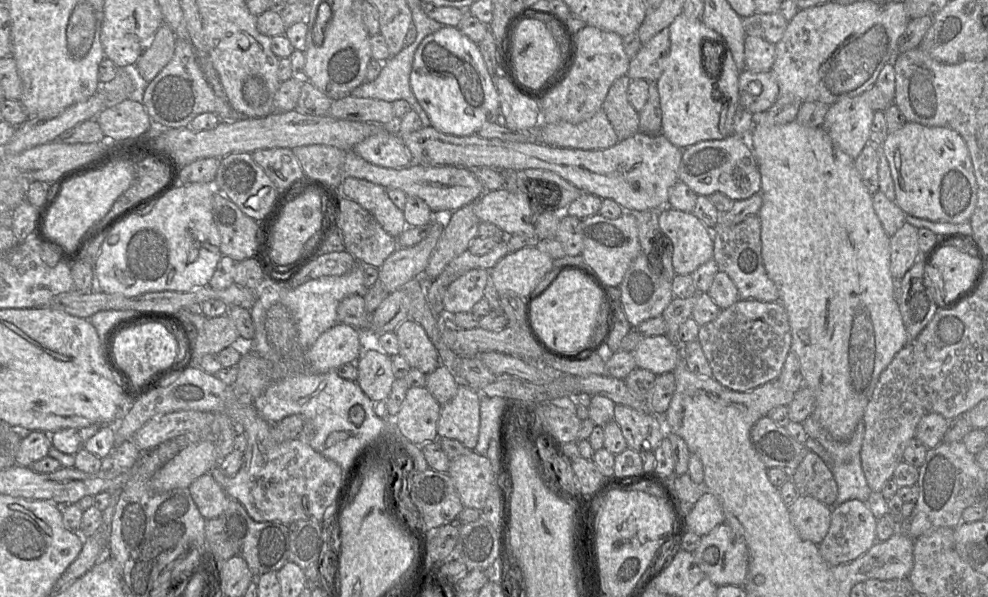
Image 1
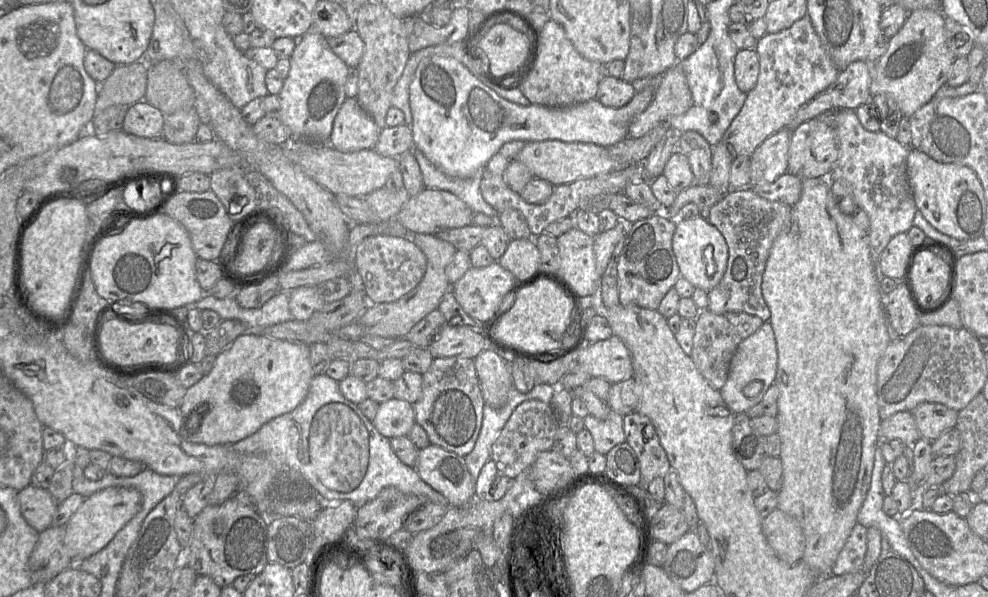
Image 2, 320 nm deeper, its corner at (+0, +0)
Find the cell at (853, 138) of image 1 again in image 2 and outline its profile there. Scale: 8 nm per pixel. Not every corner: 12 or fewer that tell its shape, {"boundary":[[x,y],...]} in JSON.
{"boundary":[[813,118],[791,131],[787,172],[832,171],[834,127]]}

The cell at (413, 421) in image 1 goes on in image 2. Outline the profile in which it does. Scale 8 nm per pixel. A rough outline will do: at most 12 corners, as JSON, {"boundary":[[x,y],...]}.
{"boundary":[[392,398],[379,404],[372,423],[388,439],[408,437],[413,405]]}

